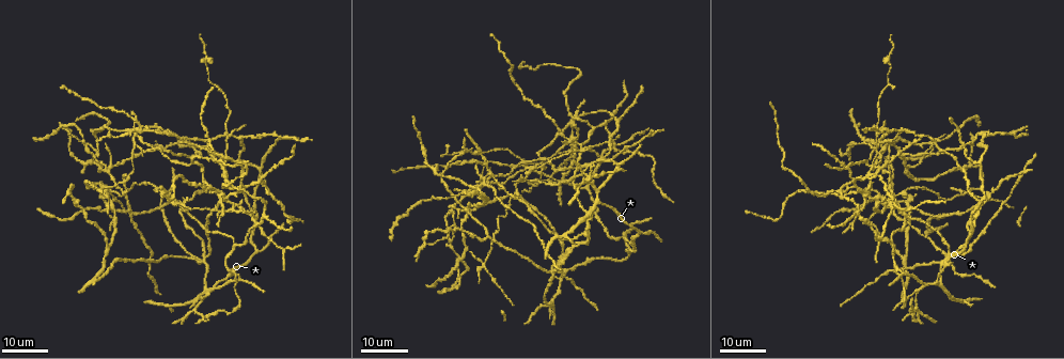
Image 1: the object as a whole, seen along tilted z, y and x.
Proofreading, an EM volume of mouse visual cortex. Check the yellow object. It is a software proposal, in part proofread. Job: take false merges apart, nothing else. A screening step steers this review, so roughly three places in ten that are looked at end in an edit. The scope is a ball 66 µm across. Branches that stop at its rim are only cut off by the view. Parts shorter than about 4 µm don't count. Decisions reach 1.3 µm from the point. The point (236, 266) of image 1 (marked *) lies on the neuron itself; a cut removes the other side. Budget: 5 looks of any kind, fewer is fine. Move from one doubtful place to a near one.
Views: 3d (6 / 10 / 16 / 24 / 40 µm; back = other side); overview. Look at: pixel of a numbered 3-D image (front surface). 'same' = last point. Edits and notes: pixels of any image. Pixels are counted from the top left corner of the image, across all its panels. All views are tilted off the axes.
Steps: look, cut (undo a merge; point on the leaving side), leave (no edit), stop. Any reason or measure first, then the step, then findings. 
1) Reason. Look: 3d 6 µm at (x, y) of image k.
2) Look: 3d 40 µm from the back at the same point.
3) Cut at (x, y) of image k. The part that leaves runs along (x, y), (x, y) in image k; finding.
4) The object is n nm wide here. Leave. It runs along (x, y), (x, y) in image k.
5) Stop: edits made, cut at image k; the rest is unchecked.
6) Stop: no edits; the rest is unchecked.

Branch point. Look: 3d 24 µm at (220, 196) of image 1.

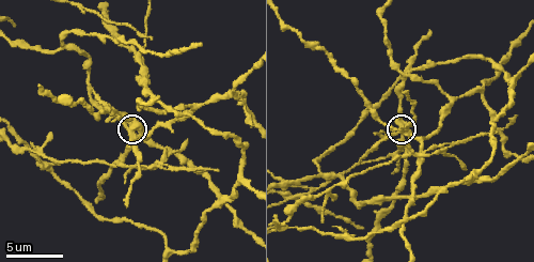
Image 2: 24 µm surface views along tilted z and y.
Zoom in. Look: 3d 10 µm at (398, 129) of image 2.

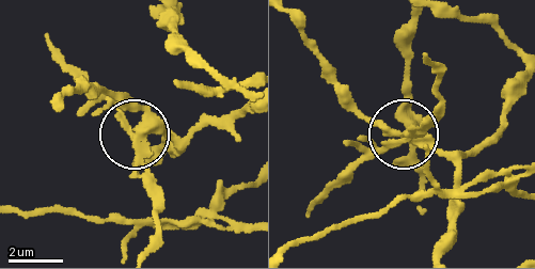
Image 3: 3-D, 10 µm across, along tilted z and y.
The object is 230 nm wide here. Cut at (132, 167) of image 3. The part that leaves runs along (144, 133), (145, 192), (157, 217), (146, 247) in image 3; a second neuron is stuck on.

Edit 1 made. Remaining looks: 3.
Arms part here. Look: 3d 10 µm at (65, 47) of image 2.

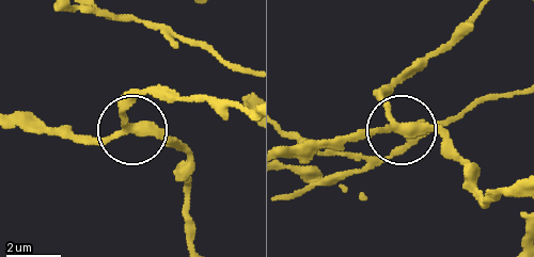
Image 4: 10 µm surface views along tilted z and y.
The object is 290 nm wide here. Leave. Continuous, no second neuron.

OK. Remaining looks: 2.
Look: 3d 24 µm at (523, 177) of image 1.

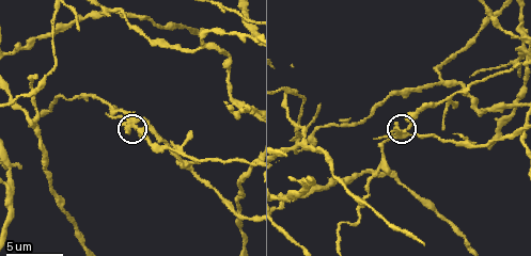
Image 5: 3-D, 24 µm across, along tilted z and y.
Closer look. Look: 3d 10 µm at (131, 125) of image 5.

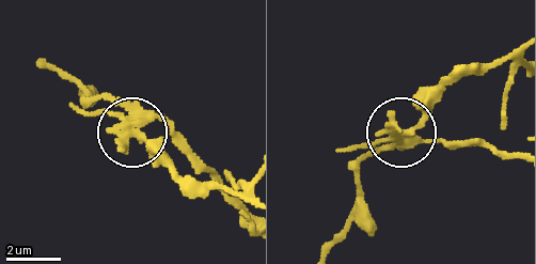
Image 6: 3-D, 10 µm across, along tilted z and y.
Leave. It runs along (516, 155), (407, 137), (427, 103), (457, 75) in image 6; continuous, no second neuron.

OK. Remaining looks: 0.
Stop: edits made, cut at image 3; the rest is unchecked.

